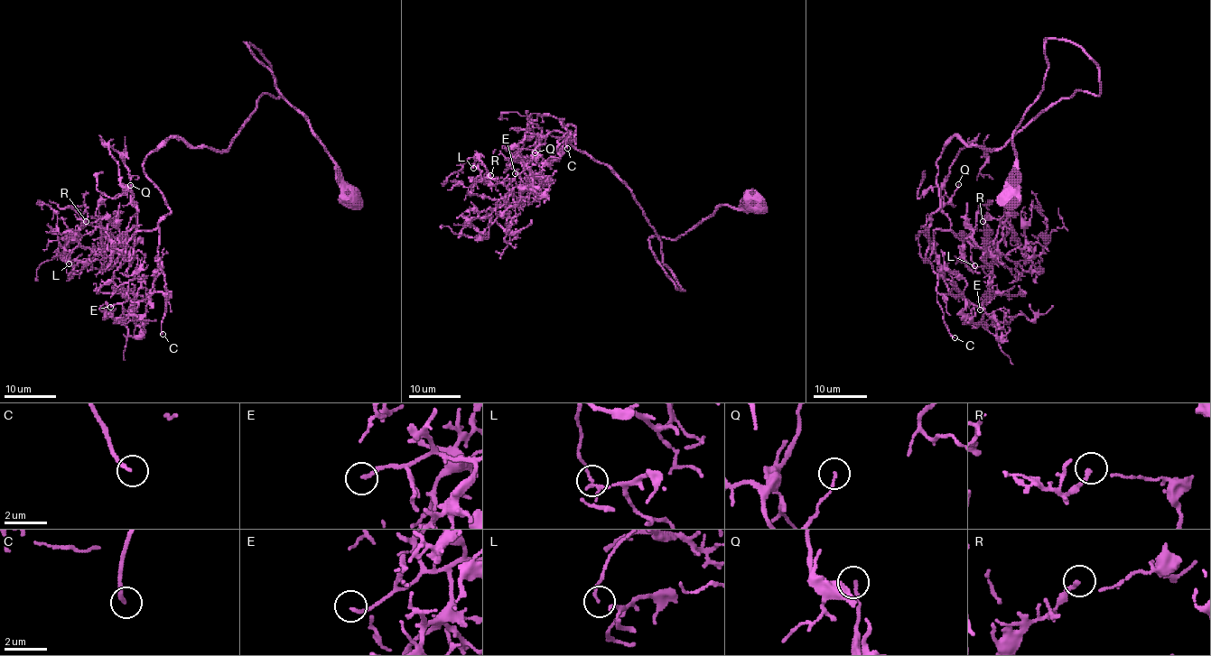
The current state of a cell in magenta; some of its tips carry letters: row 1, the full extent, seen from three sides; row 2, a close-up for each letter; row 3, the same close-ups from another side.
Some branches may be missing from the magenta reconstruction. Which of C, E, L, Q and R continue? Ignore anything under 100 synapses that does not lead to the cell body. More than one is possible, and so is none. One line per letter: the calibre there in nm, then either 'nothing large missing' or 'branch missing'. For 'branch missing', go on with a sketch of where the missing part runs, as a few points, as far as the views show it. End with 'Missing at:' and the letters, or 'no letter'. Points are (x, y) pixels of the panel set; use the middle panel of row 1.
C: calibre 180 nm; branch missing; course (567, 148), (550, 160), (515, 127), (482, 145), (467, 133), (446, 169), (466, 144), (450, 132)
E: calibre 160 nm; branch missing; course (515, 173), (485, 185), (478, 192), (470, 187), (470, 216)
L: calibre 110 nm; nothing large missing
Q: calibre 120 nm; nothing large missing
R: calibre 120 nm; nothing large missing
Missing at: C, E

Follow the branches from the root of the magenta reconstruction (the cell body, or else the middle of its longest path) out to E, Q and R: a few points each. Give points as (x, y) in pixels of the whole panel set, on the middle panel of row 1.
E: (754, 203), (649, 239), (680, 290), (630, 189), (547, 132), (573, 126), (562, 122), (554, 159), (515, 173)
Q: (754, 203), (649, 239), (680, 290), (630, 189), (547, 132), (573, 126), (532, 113), (535, 152)
R: (754, 203), (649, 239), (680, 290), (630, 189), (547, 132), (573, 126), (532, 113), (526, 180), (490, 175)

